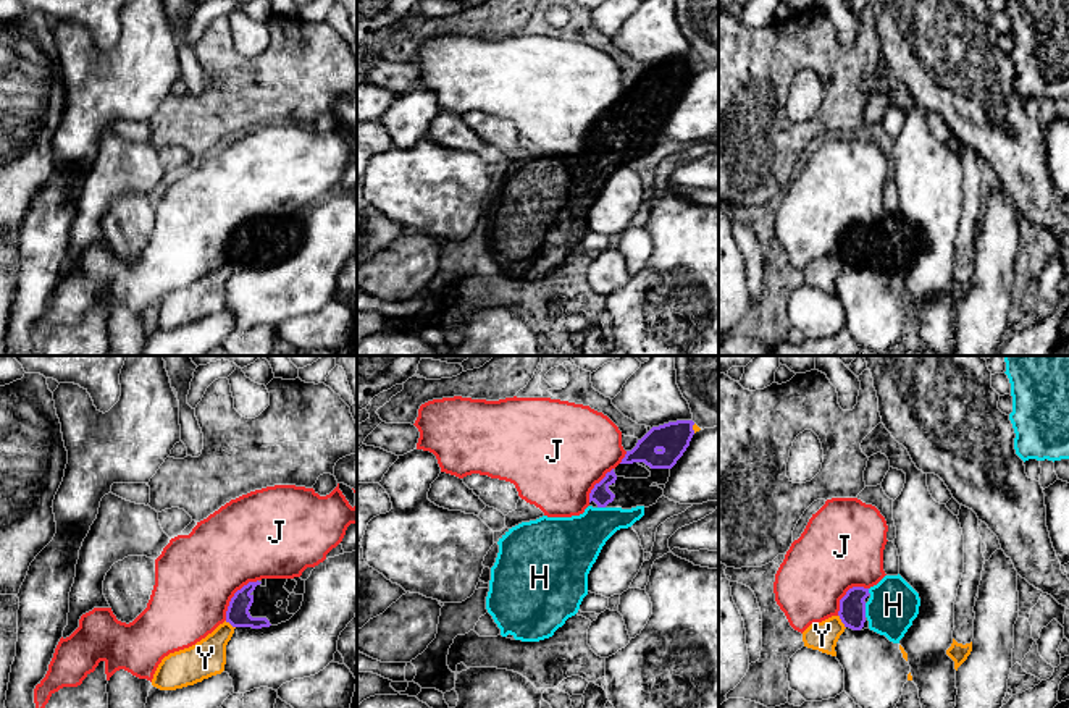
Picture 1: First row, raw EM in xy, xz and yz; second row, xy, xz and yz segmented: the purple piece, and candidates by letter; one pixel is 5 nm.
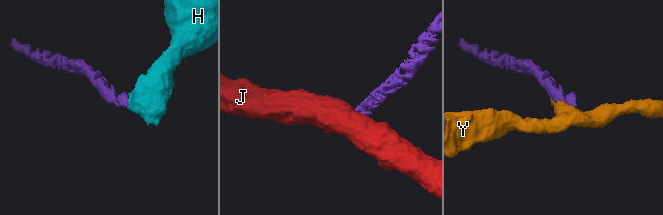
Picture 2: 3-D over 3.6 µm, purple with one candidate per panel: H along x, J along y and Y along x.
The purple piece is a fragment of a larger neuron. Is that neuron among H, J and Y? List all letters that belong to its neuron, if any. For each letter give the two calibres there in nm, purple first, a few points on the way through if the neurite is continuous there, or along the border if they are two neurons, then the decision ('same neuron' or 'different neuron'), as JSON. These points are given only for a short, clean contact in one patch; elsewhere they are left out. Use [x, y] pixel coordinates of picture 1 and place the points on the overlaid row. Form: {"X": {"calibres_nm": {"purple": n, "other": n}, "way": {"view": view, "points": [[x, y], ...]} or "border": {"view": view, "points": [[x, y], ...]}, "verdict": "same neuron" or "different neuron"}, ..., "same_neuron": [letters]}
{"H": {"calibres_nm": {"purple": 130, "other": 240}, "verdict": "same neuron"}, "J": {"calibres_nm": {"purple": 120, "other": 420}, "verdict": "different neuron"}, "Y": {"calibres_nm": {"purple": 130, "other": 140}, "verdict": "different neuron"}, "same_neuron": ["H"]}

